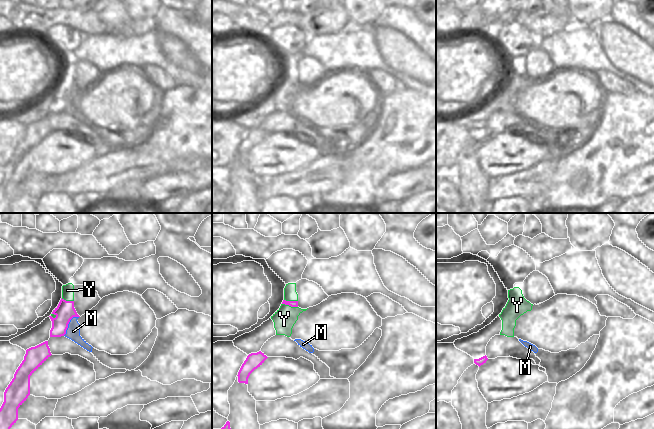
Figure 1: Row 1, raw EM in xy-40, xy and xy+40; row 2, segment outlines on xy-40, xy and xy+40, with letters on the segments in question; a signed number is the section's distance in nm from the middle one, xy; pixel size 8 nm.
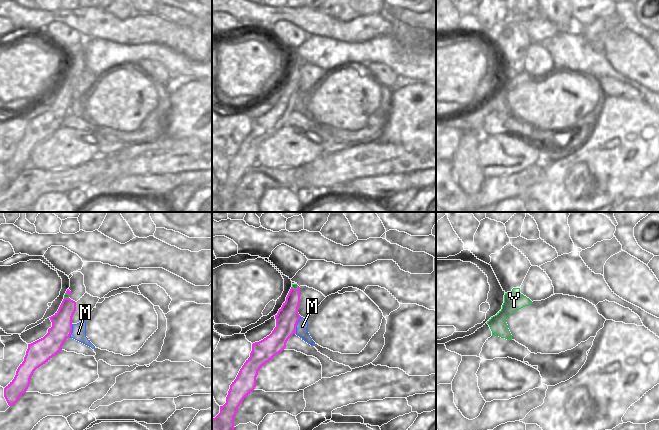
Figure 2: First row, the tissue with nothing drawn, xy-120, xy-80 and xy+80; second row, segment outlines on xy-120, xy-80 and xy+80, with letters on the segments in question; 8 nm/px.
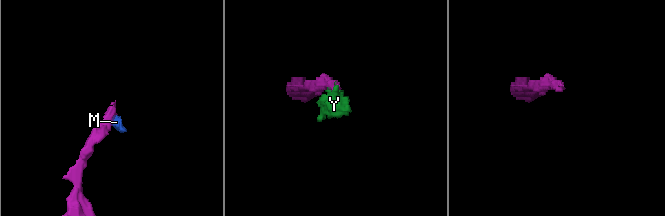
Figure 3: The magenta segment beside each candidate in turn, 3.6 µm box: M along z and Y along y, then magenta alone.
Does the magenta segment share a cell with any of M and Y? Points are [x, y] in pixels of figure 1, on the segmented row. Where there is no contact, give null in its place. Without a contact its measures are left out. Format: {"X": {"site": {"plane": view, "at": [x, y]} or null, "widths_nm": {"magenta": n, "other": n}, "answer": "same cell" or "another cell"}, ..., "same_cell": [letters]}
{"M": {"site": {"plane": "xy-40", "at": [68, 323]}, "widths_nm": {"magenta": 160, "other": 110}, "answer": "another cell"}, "Y": {"site": {"plane": "xy", "at": [290, 305]}, "widths_nm": {"magenta": 50, "other": 180}, "answer": "another cell"}, "same_cell": []}

